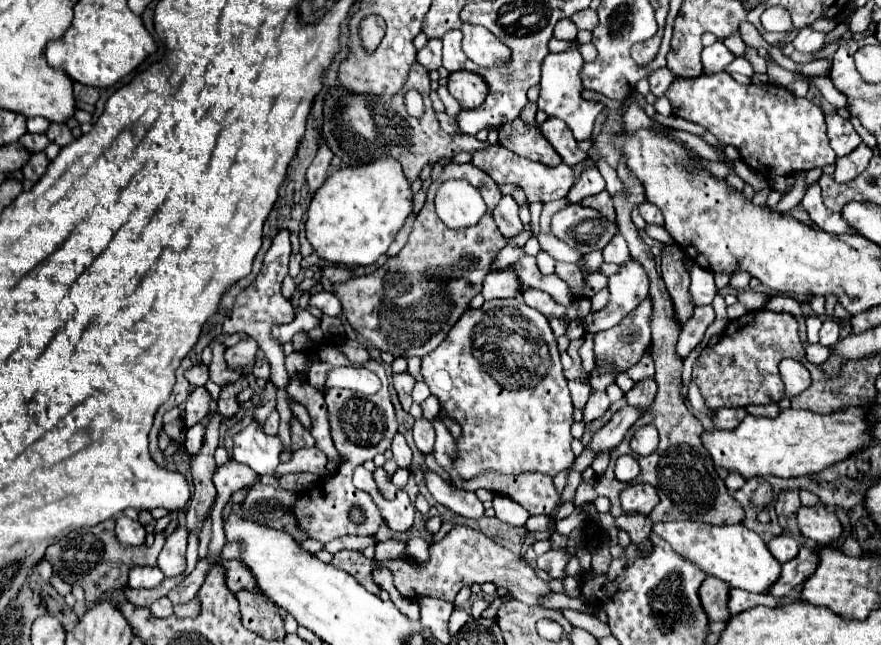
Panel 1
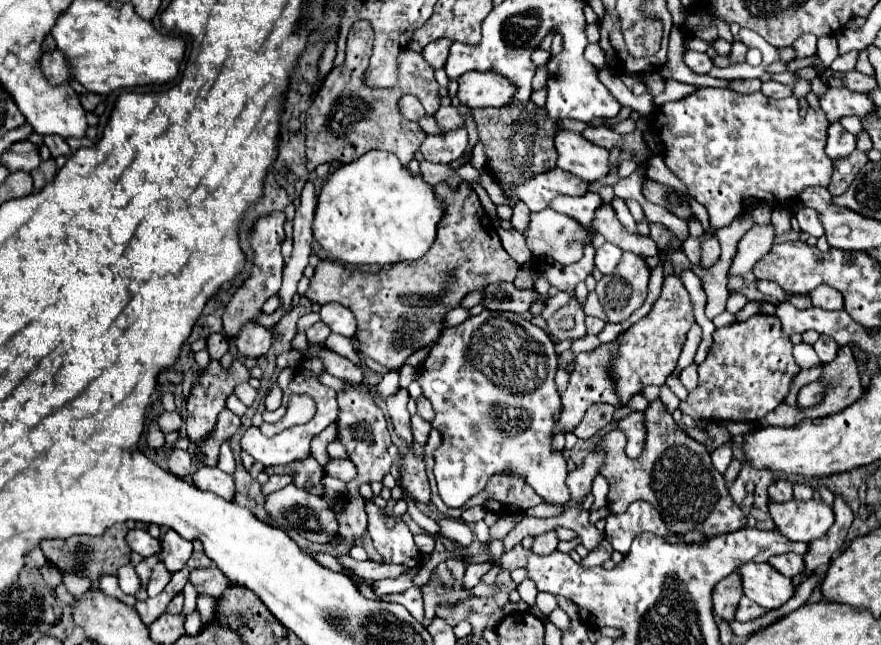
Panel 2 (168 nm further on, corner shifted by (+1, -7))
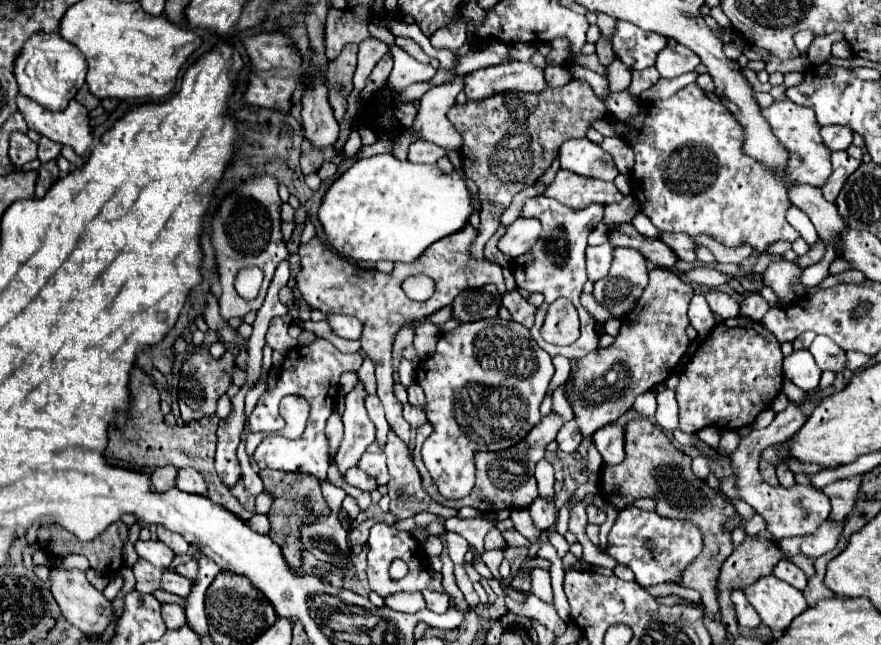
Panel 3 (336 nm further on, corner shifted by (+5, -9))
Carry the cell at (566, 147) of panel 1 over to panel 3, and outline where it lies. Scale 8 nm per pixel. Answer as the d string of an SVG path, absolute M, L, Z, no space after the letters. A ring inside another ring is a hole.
M588 138L566 140L560 146L560 164L564 170L588 178L614 180L618 176L612 156Z

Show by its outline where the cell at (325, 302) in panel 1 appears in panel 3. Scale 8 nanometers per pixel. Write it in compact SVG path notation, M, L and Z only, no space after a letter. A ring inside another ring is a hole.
M332 314L328 318L332 330L342 336L342 338L348 338L348 340L360 340L360 334L362 334L362 322L352 318L352 316L340 316L340 314Z

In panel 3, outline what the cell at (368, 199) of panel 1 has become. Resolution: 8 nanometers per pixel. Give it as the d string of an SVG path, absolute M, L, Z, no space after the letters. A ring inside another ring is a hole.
M376 154L354 162L328 188L318 218L324 226L326 238L332 244L332 248L352 262L360 262L360 260L414 262L430 244L462 230L468 224L472 212L476 210L472 198L474 194L466 186L466 176L458 168L446 174L438 166L412 164L408 160L400 162L392 154Z

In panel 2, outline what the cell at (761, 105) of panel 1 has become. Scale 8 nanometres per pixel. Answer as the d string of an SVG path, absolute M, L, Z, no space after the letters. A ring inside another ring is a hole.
M700 88L682 100L666 102L660 106L660 112L666 120L658 128L658 134L668 148L664 162L686 184L690 196L706 206L714 228L728 226L740 214L742 198L746 196L778 206L780 202L796 200L802 188L830 184L834 162L824 152L826 128L830 122L820 108L808 108L806 116L800 116L800 106L794 96L774 100L762 92L740 94L722 88Z

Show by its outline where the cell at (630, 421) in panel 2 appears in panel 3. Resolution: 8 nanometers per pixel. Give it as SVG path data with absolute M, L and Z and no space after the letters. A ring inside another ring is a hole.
M608 424L592 436L598 452L602 454L602 468L616 466L624 460L624 428L618 424Z

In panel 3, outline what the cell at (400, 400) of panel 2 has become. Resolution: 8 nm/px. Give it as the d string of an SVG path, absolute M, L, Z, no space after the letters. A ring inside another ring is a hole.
M394 432L388 434L388 442L386 442L384 452L386 452L386 456L388 456L388 470L390 470L390 482L388 482L390 512L394 514L396 522L402 522L402 520L406 520L406 518L412 518L412 516L416 516L416 514L422 512L422 510L428 510L428 512L432 512L445 520L458 514L458 510L443 506L442 504L438 504L438 502L434 502L432 498L428 498L428 494L426 494L424 488L422 488L418 468L414 466L412 458L410 458L410 454L408 454L408 446L406 446Z

